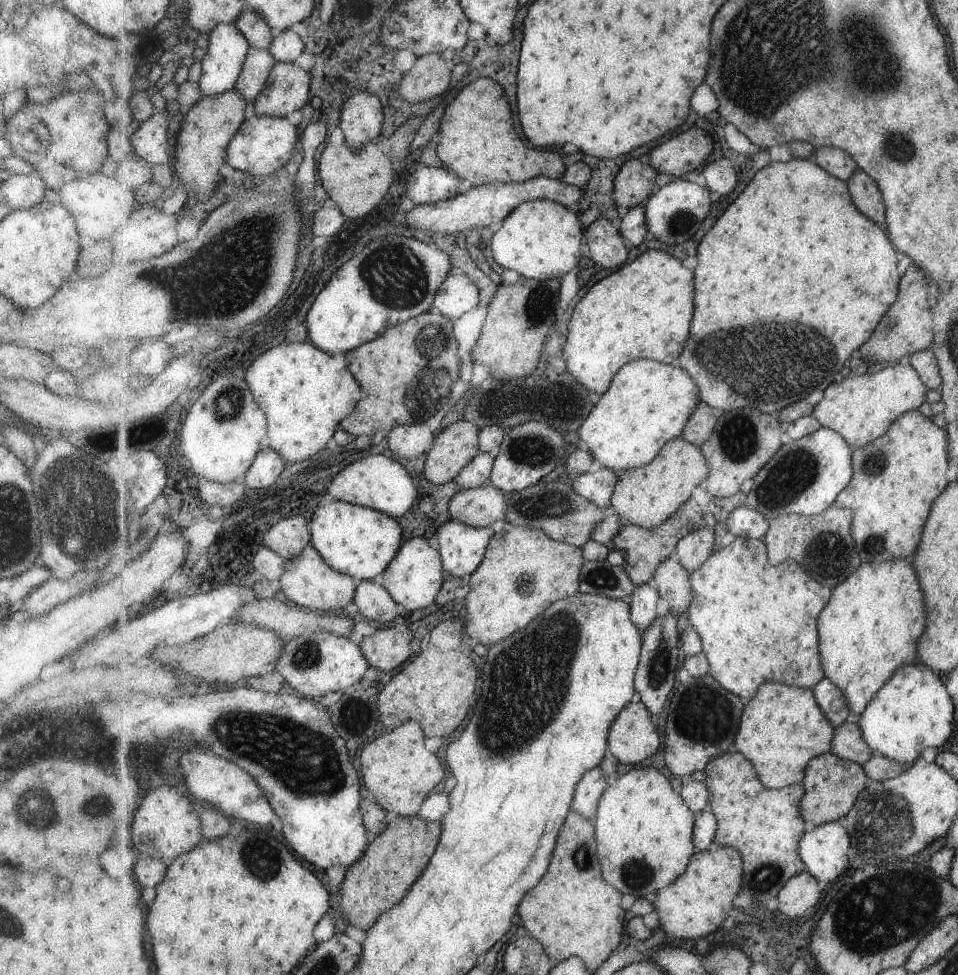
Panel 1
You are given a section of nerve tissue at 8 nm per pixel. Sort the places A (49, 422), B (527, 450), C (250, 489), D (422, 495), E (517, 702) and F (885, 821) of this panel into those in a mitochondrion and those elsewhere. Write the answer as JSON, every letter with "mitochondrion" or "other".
{"A":"other","B":"mitochondrion","C":"other","D":"other","E":"mitochondrion","F":"mitochondrion"}

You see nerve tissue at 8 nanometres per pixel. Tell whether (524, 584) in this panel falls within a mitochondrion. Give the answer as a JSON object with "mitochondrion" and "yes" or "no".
{"mitochondrion":"yes"}

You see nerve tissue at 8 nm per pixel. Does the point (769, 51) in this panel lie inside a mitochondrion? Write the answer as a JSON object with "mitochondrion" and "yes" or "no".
{"mitochondrion":"yes"}

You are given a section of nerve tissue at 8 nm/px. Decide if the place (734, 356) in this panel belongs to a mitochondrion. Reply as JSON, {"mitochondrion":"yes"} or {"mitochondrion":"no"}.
{"mitochondrion":"yes"}

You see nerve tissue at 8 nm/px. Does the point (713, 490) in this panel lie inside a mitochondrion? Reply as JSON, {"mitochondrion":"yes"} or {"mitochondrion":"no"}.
{"mitochondrion":"no"}

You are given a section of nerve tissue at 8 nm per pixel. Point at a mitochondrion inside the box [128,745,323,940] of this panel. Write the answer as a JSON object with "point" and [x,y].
{"point":[259,856]}

